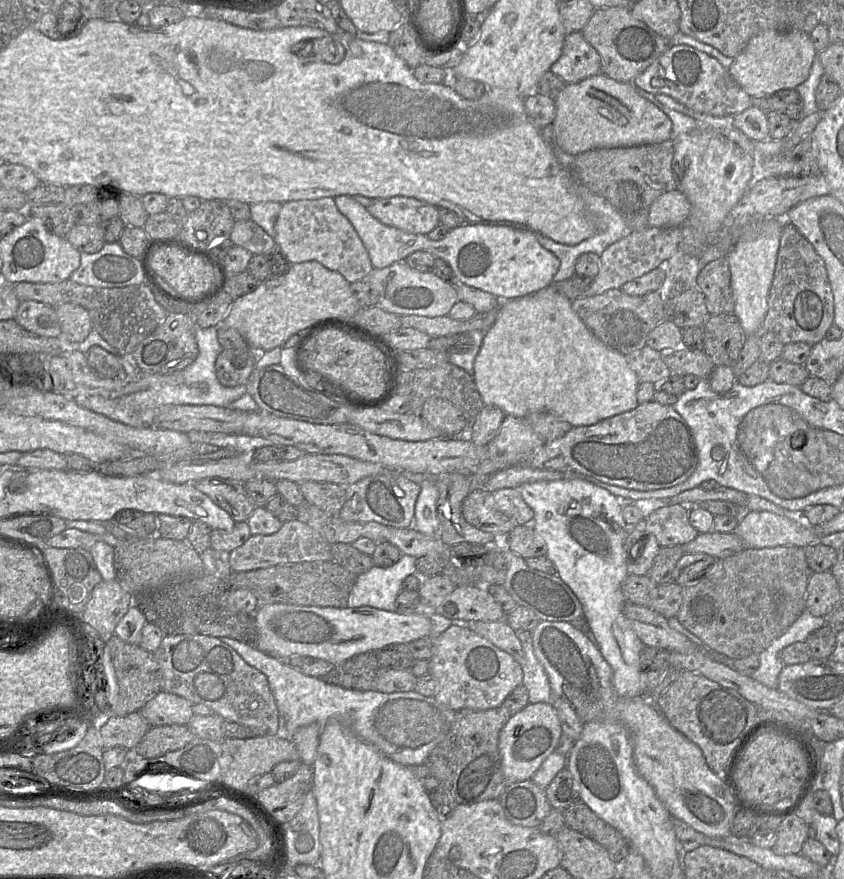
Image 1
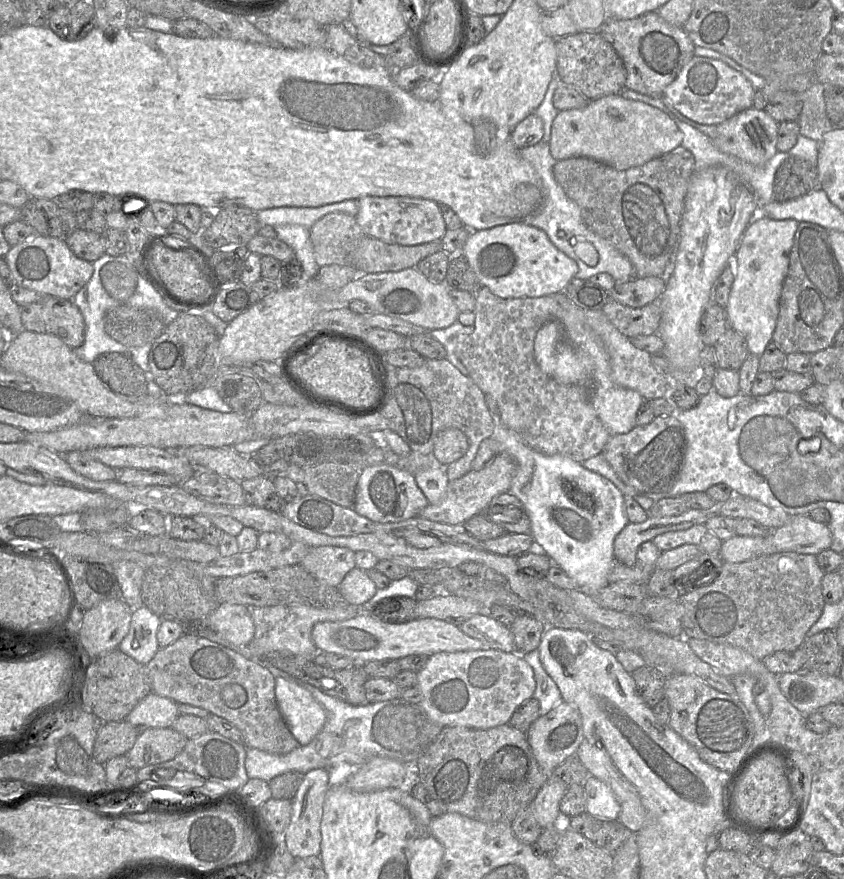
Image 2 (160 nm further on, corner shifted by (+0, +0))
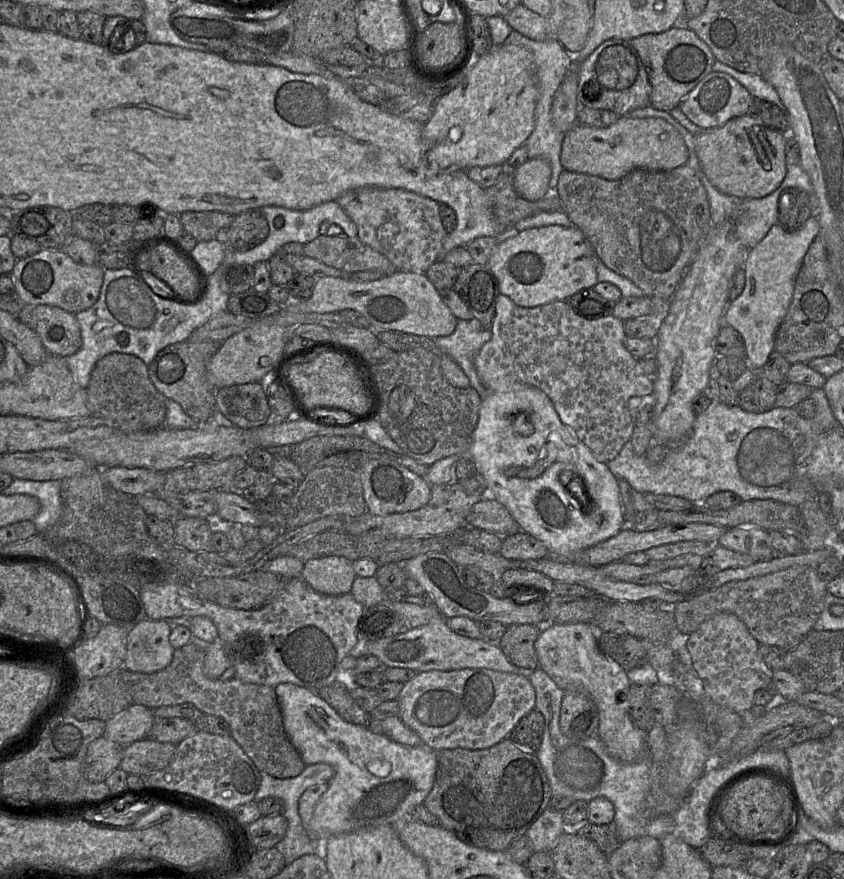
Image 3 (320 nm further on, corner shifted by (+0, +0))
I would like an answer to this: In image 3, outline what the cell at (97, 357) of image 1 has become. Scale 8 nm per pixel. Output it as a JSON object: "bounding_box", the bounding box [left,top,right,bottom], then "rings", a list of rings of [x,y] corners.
{"bounding_box":[87,352,166,432],"rings":[[[111,352],[96,362],[87,387],[92,415],[117,431],[144,432],[165,427],[166,397],[149,378],[149,365],[135,355]]]}

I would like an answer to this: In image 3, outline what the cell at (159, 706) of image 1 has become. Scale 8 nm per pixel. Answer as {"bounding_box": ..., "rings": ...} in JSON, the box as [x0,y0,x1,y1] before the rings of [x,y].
{"bounding_box":[104,704,155,746],"rings":[[[132,704],[106,722],[104,737],[122,746],[145,739],[155,722],[152,709]]]}

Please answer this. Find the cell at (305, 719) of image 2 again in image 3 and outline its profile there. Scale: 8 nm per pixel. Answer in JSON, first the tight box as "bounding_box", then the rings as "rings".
{"bounding_box":[274,683,438,847],"rings":[[[280,683],[277,686],[275,686],[274,689],[275,689],[275,693],[277,696],[277,701],[278,701],[280,711],[281,711],[281,715],[282,715],[282,722],[283,722],[283,726],[284,726],[284,731],[285,731],[288,739],[290,740],[291,744],[294,746],[296,751],[299,753],[304,764],[307,766],[307,765],[312,765],[312,764],[317,764],[317,763],[326,763],[326,764],[331,765],[335,771],[334,777],[328,783],[329,784],[328,790],[321,796],[320,800],[318,801],[318,803],[314,809],[312,819],[310,821],[310,832],[314,835],[316,840],[321,840],[321,847],[322,847],[322,841],[324,841],[325,839],[327,839],[331,836],[334,836],[334,835],[348,834],[348,833],[356,832],[356,831],[359,831],[359,830],[362,830],[365,828],[377,827],[380,825],[394,825],[395,826],[395,824],[398,821],[402,821],[404,817],[406,817],[409,813],[411,813],[411,811],[414,807],[416,807],[417,805],[423,804],[425,798],[427,797],[427,795],[431,791],[431,789],[434,785],[434,782],[435,782],[435,776],[436,776],[436,770],[437,770],[437,764],[438,764],[437,752],[435,750],[429,748],[428,746],[426,746],[424,744],[421,744],[418,746],[405,746],[403,744],[399,744],[399,743],[393,741],[392,739],[390,739],[389,737],[387,737],[386,735],[384,735],[382,733],[376,733],[376,732],[372,731],[368,727],[363,727],[363,726],[349,723],[349,722],[345,721],[327,702],[325,702],[321,697],[319,697],[316,692],[313,692],[313,691],[311,691],[305,687],[297,686],[297,685],[294,685],[291,683]]]}

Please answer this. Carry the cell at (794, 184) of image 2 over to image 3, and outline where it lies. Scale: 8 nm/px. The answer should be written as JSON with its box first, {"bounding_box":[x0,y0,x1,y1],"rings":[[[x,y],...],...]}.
{"bounding_box":[778,188,811,230],"rings":[[[794,188],[782,192],[778,200],[778,223],[785,230],[797,230],[811,216],[809,195]]]}

